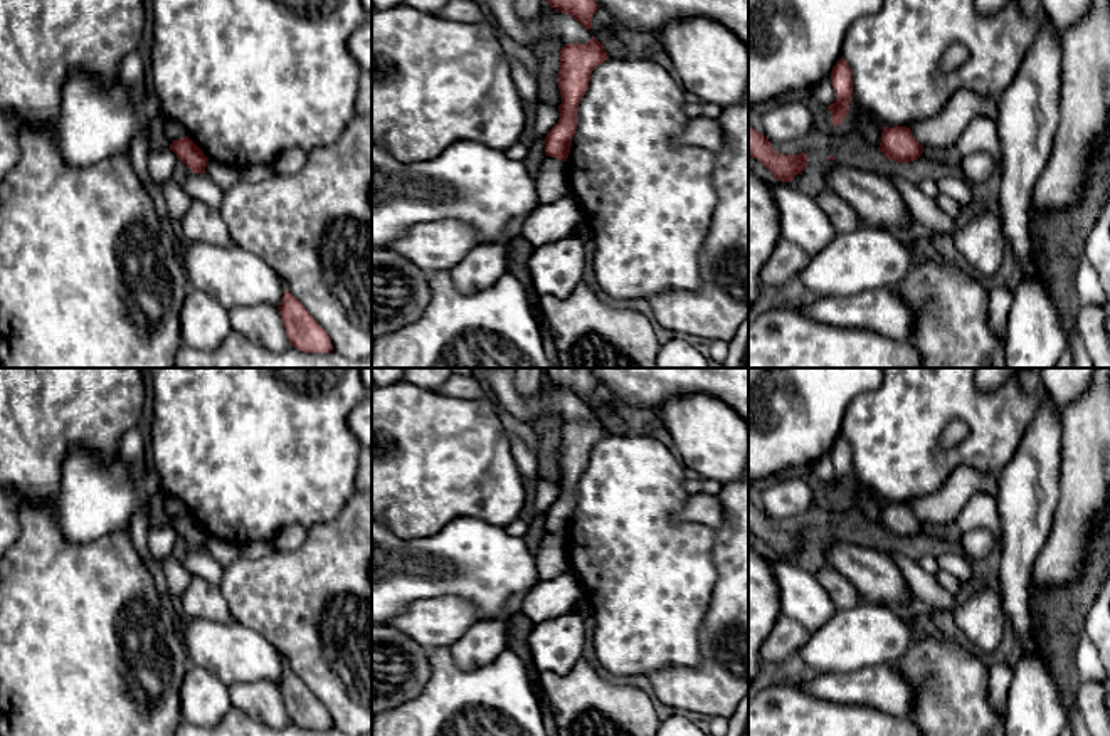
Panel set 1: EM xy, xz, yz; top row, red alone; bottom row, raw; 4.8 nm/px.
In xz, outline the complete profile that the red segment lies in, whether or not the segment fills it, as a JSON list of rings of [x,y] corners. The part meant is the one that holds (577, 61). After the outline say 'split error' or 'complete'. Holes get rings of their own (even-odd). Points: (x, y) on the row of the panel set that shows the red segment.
[[[594,35],[587,44],[567,44],[562,47],[558,69],[560,119],[543,141],[547,156],[567,161],[579,123],[579,103],[589,87],[592,71],[607,59],[604,45]]]; complete

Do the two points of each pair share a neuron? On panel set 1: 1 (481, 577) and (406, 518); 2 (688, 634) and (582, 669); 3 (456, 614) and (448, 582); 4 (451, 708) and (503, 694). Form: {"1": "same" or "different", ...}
{"1": "different", "2": "different", "3": "different", "4": "same"}

